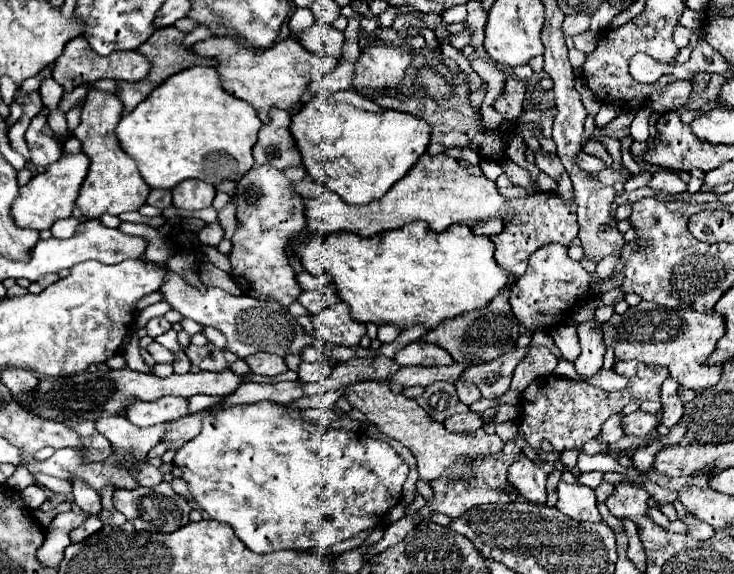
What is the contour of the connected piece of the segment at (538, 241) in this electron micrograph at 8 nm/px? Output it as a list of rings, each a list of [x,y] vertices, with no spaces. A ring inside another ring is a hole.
[[[536,192],[524,198],[512,198],[506,200],[506,206],[514,212],[512,220],[504,222],[504,230],[496,236],[492,236],[492,242],[496,246],[496,262],[520,278],[526,272],[528,256],[536,252],[540,246],[556,242],[562,246],[570,246],[570,242],[578,236],[578,222],[576,222],[576,204],[574,200],[564,202],[558,194],[550,192]]]

